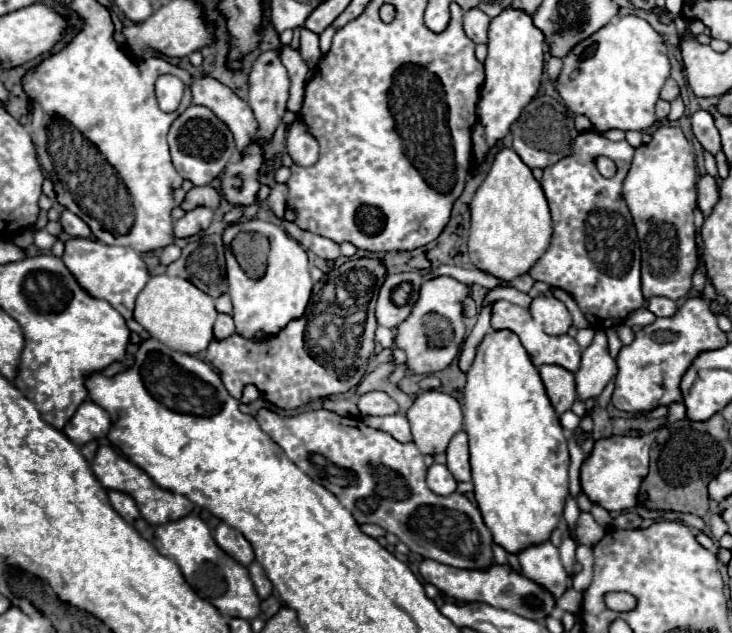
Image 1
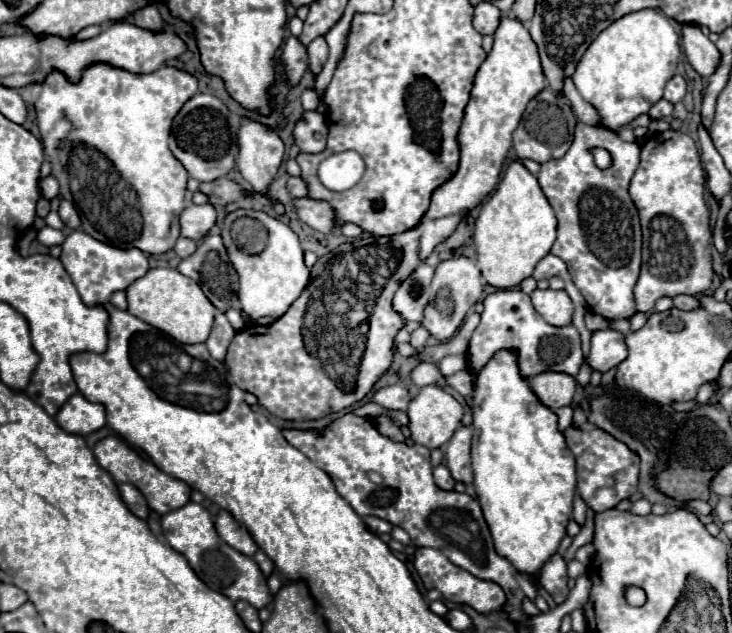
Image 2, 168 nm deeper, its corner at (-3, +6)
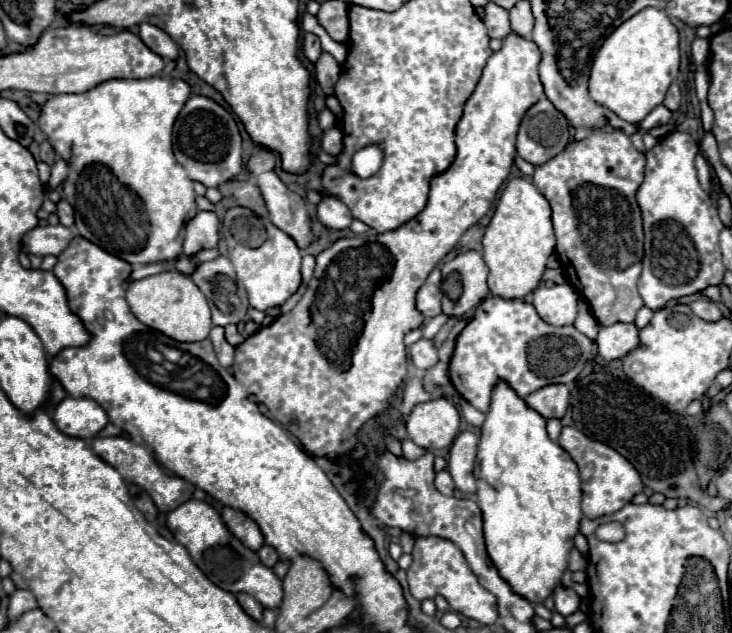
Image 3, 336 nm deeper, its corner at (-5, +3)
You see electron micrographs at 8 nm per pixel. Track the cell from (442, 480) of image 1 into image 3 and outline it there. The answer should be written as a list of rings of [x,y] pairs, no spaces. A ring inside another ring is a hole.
[[[442,470],[442,472],[438,472],[436,474],[436,488],[442,492],[442,494],[446,494],[446,496],[452,496],[452,492],[454,492],[454,482],[452,482],[452,478],[450,478],[450,474],[448,474],[448,470]]]

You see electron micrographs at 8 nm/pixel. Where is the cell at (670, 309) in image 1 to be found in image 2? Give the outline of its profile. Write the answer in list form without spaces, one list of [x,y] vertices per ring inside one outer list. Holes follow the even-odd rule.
[[[676,295],[676,297],[674,297],[674,307],[676,307],[676,309],[692,311],[692,309],[696,309],[698,305],[700,305],[698,299],[692,297],[692,295]]]

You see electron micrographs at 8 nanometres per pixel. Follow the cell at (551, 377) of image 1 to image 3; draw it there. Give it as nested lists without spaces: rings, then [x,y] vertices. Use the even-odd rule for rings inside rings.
[[[550,384],[524,398],[524,402],[542,418],[562,418],[568,408],[568,400],[570,392],[564,384]]]

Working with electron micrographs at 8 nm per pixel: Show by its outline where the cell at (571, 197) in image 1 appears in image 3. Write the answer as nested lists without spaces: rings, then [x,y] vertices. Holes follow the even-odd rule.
[[[614,130],[614,132],[592,132],[588,138],[584,138],[580,142],[572,142],[558,156],[550,158],[546,164],[536,166],[536,172],[532,176],[532,182],[544,194],[544,198],[550,202],[550,208],[552,208],[552,224],[554,224],[554,232],[556,232],[556,254],[558,254],[560,266],[566,272],[568,282],[578,288],[580,296],[586,298],[586,302],[590,304],[592,314],[594,314],[594,318],[596,318],[596,322],[600,326],[610,326],[610,324],[616,324],[616,322],[634,322],[636,312],[644,306],[644,302],[642,302],[642,298],[638,294],[638,278],[640,278],[640,272],[642,272],[642,256],[644,256],[644,250],[642,250],[644,234],[642,234],[642,214],[640,214],[640,208],[636,204],[636,190],[644,180],[644,166],[646,166],[646,156],[640,154],[632,146],[630,138],[624,132]]]

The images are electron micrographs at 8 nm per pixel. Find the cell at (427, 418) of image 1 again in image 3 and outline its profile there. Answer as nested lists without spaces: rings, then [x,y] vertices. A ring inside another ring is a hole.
[[[446,398],[418,404],[406,420],[408,438],[422,448],[446,448],[460,428],[460,414]]]

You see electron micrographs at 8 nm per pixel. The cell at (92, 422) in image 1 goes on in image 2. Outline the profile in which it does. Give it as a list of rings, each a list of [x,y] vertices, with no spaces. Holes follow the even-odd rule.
[[[72,395],[56,415],[56,423],[74,435],[90,435],[106,425],[106,409],[100,403],[88,401],[84,395]]]

